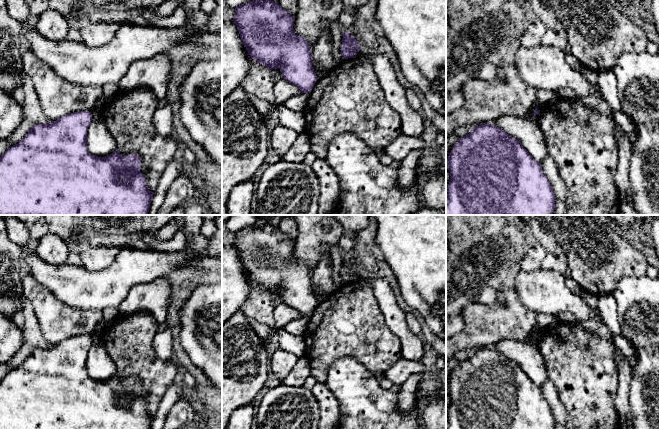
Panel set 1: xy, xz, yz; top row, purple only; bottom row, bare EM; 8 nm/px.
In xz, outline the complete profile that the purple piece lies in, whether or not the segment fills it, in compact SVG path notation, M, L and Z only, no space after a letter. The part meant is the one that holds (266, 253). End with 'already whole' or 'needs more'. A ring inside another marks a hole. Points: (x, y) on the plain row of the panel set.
M253 224L235 232L233 244L250 281L270 295L279 292L284 304L297 310L302 317L310 317L317 300L312 290L312 275L307 263L293 255L295 240L290 239L278 226Z; already whole

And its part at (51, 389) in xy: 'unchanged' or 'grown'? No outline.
unchanged

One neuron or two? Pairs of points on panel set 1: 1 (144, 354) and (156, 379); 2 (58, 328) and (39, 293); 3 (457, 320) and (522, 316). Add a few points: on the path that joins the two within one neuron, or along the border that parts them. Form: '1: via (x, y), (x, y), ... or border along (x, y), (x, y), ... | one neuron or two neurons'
1: via (144, 360), (144, 364), (153, 373) | one neuron
2: via (56, 319), (44, 302) | one neuron
3: border along (460, 311), (464, 320), (464, 327), (456, 334) | two neurons

